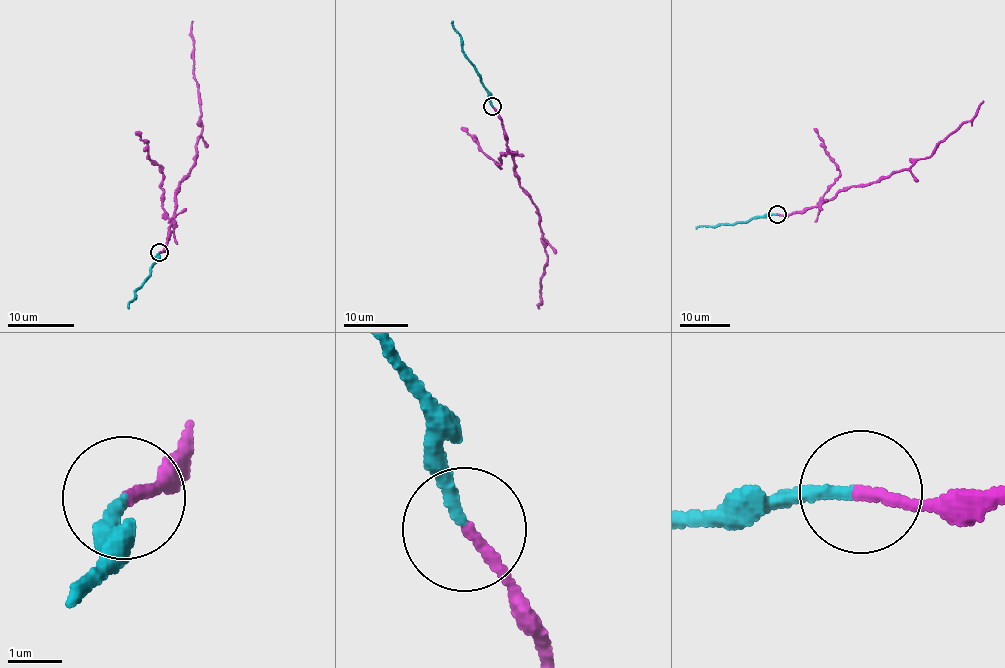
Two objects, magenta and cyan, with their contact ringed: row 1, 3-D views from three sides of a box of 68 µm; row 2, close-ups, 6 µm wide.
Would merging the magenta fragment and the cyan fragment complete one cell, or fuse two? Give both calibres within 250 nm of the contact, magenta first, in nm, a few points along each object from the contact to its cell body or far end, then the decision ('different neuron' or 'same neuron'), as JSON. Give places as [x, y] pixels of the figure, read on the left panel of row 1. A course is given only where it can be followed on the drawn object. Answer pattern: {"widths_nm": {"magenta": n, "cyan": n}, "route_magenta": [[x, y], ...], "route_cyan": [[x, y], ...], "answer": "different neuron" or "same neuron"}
{"widths_nm": {"magenta": 200, "cyan": 220}, "route_magenta": [[159, 253], [166, 243], [180, 181], [195, 160], [200, 133], [192, 55], [192, 20]], "route_cyan": [[159, 253], [128, 309]], "answer": "different neuron"}

